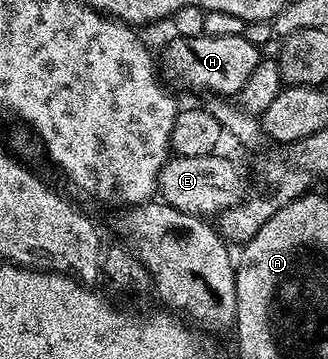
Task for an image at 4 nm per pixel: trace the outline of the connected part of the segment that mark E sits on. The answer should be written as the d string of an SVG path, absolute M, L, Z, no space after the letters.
M169 156L156 177L156 193L159 200L183 213L197 215L209 215L208 213L212 212L215 214L220 210L231 209L245 196L244 177L238 170L232 169L228 161L222 162L220 169L216 169L216 160L215 156Z

